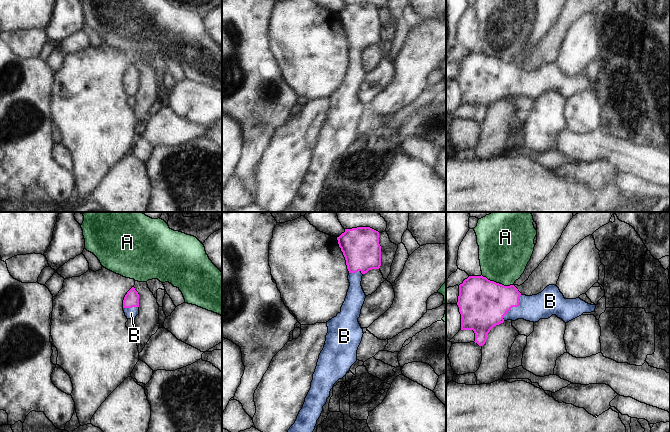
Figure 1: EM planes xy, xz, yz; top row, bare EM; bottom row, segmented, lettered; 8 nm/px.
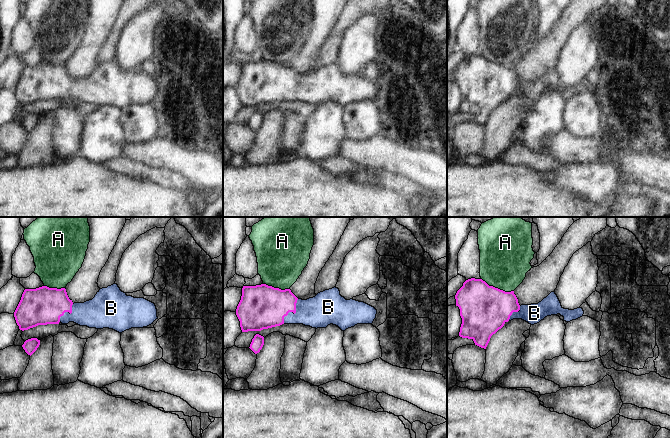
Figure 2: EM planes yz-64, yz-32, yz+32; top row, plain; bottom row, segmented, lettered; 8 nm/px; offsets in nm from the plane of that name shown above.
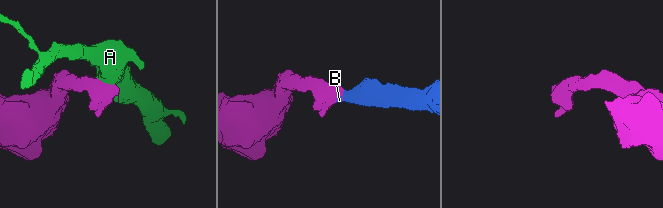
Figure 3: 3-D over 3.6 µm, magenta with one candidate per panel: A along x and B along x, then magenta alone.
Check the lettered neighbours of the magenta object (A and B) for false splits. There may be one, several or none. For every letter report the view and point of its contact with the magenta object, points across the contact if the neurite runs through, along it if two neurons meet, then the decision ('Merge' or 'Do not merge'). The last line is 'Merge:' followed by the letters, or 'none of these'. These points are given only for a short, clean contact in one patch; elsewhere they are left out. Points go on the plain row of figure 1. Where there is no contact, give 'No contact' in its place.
A: Touches magenta at yz (497, 59). Do not merge
B: Touches magenta at yz (513, 82). Path across: yz (482, 79), (507, 79), (513, 82), (532, 84). Merge
Merge: B.

